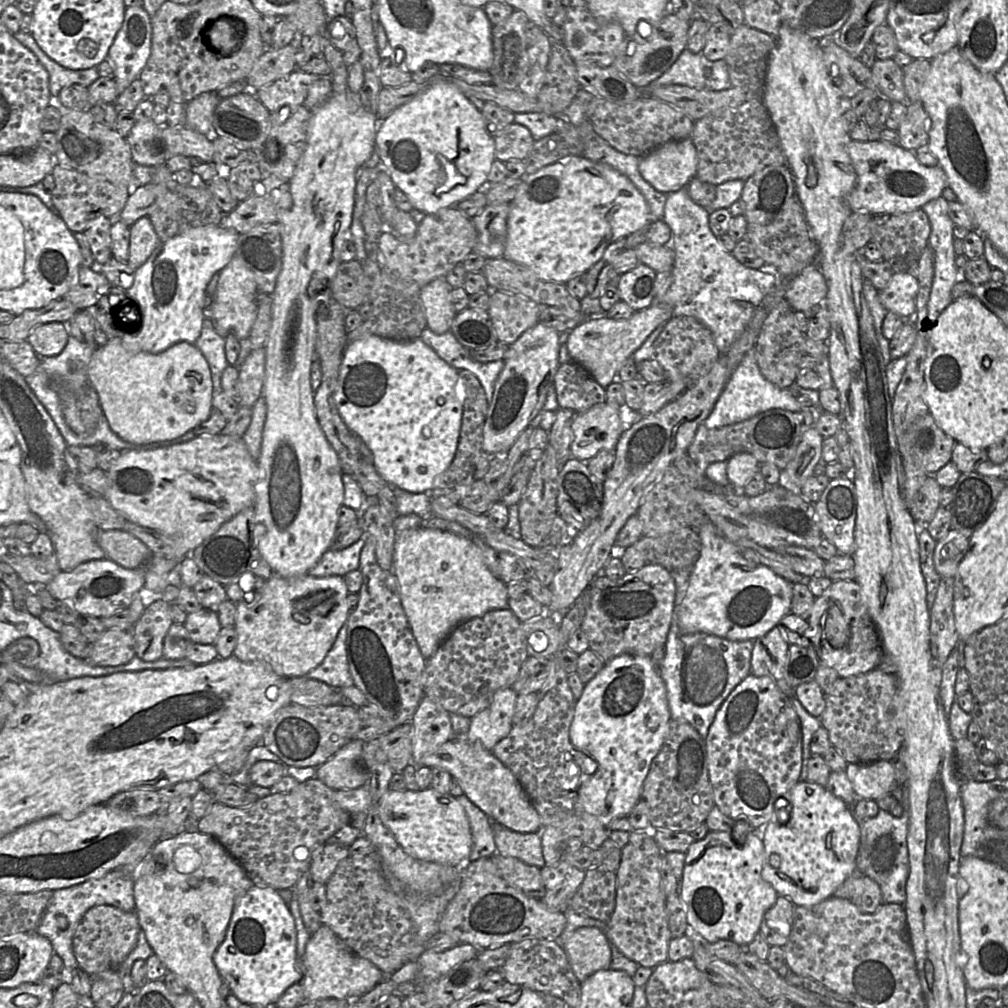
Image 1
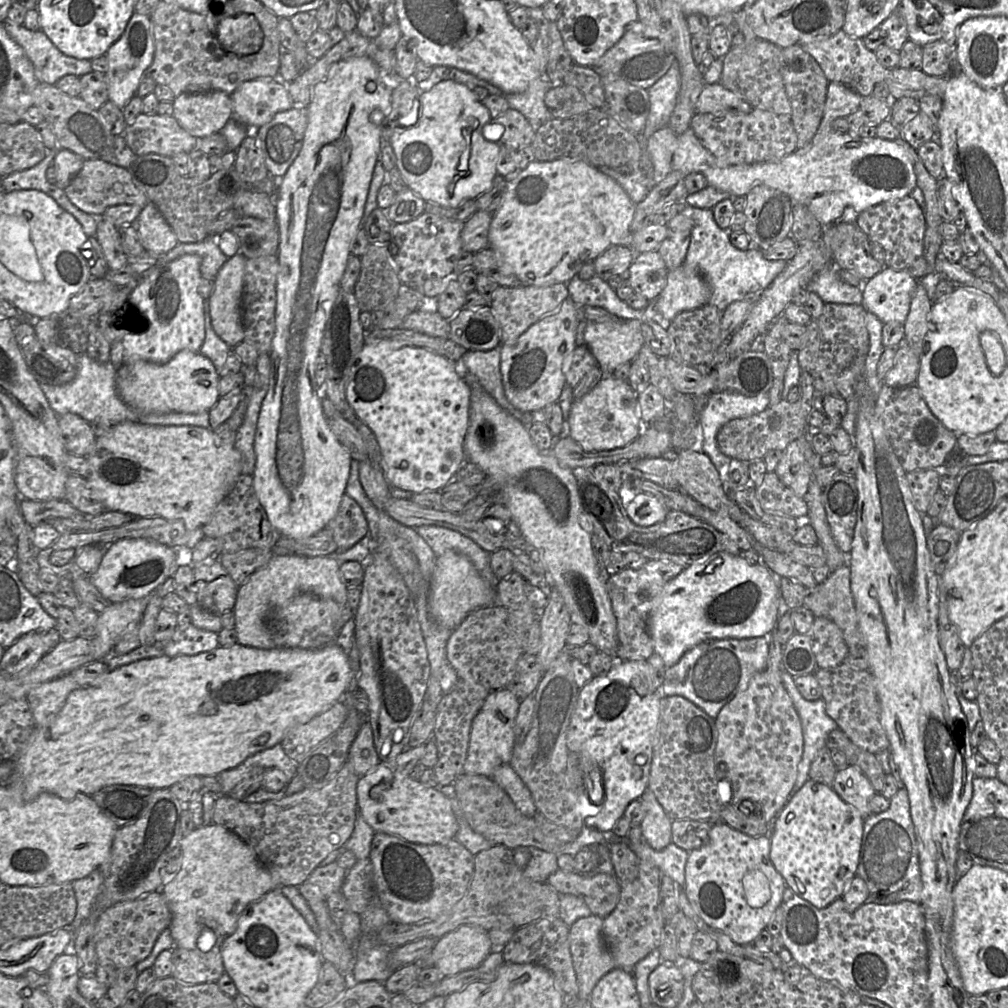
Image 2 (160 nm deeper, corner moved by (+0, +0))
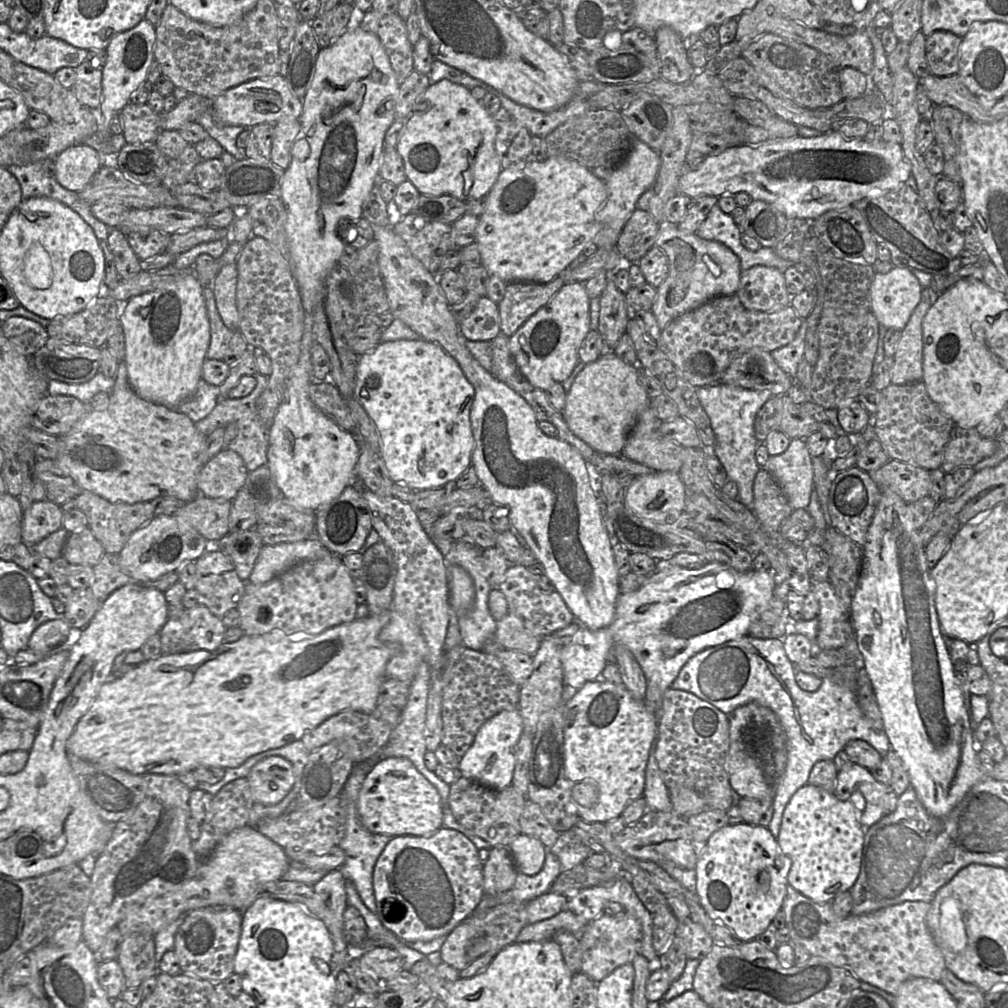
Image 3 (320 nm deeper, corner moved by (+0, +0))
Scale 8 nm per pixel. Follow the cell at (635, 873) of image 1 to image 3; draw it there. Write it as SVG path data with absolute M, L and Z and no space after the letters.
M622 911L616 916L602 913L590 921L578 935L582 951L581 972L595 982L601 982L618 967L632 963L640 953L642 926L630 913Z

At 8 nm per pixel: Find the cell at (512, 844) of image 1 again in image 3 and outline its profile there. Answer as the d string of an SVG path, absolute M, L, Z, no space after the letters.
M549 850L541 870L533 876L517 874L513 887L498 895L484 895L474 913L484 913L494 906L508 902L529 902L548 893L553 882L561 873L558 858Z

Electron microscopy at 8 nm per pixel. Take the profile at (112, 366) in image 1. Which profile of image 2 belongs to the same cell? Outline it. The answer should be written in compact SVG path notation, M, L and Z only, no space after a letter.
M184 349L166 363L125 362L117 368L116 386L120 398L141 414L196 414L209 411L220 399L219 380L219 373L209 358Z

